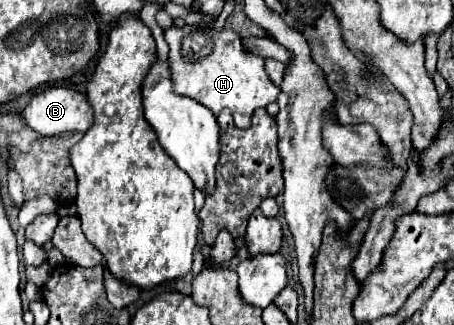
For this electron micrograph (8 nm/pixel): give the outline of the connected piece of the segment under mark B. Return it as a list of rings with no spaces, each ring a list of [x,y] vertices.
[[[51,87],[31,99],[23,117],[25,117],[27,125],[41,135],[59,135],[59,133],[67,133],[67,131],[85,133],[93,123],[93,109],[83,93],[79,93],[75,89],[67,89],[67,87]]]

